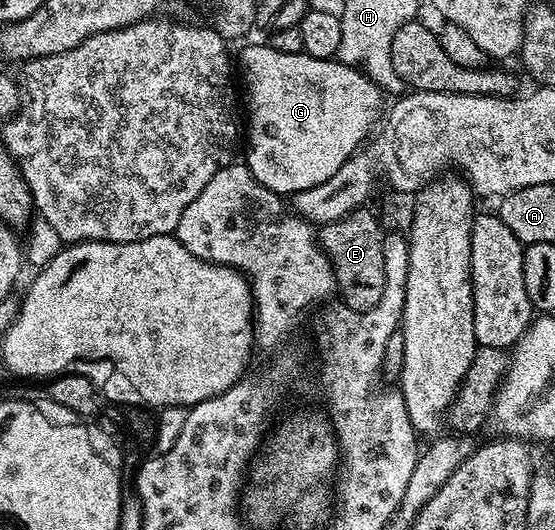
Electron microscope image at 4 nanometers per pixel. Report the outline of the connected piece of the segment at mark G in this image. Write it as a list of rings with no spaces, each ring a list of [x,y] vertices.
[[[270,43],[247,45],[244,47],[239,61],[237,57],[237,73],[238,76],[239,73],[243,76],[243,89],[241,85],[242,96],[243,93],[247,96],[247,109],[245,105],[245,141],[247,137],[247,158],[245,158],[245,164],[247,170],[257,179],[257,183],[269,187],[273,192],[280,195],[294,195],[305,191],[309,187],[317,187],[317,183],[325,183],[329,179],[329,175],[334,175],[357,152],[360,146],[372,136],[373,130],[376,128],[377,122],[385,109],[385,104],[383,105],[385,94],[380,89],[379,84],[376,81],[370,81],[367,75],[360,72],[359,69],[354,69],[351,65],[342,65],[337,59],[322,61],[321,59],[313,59],[304,52],[285,55],[281,51],[274,49]]]

